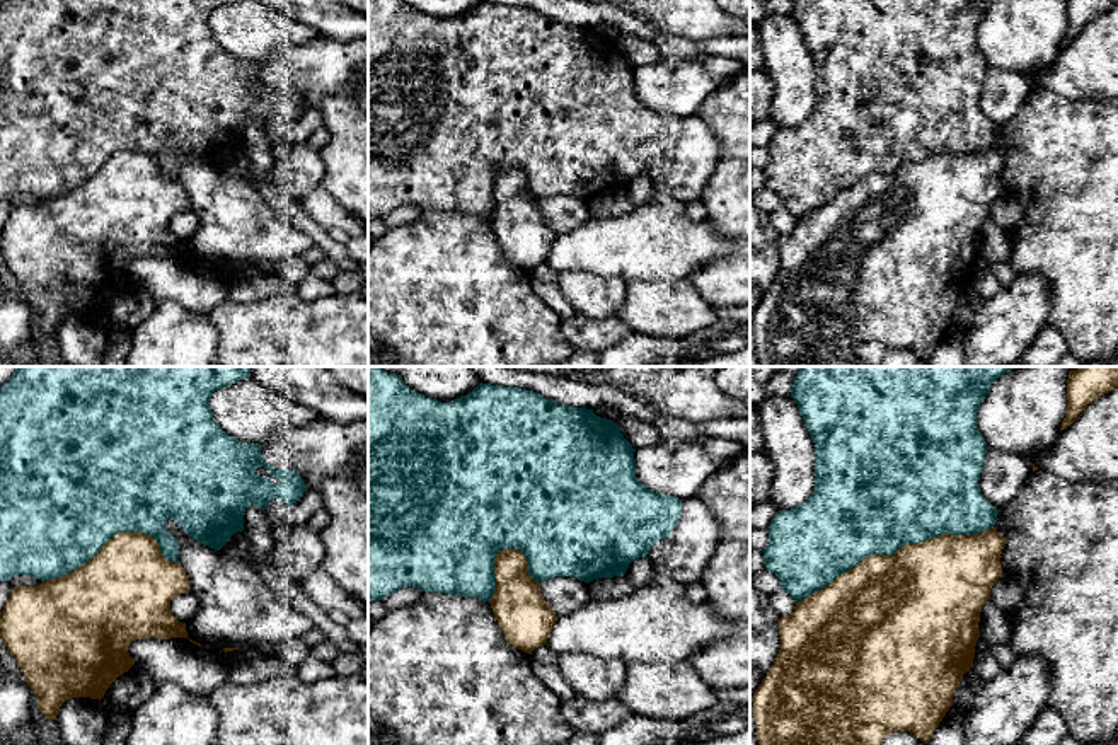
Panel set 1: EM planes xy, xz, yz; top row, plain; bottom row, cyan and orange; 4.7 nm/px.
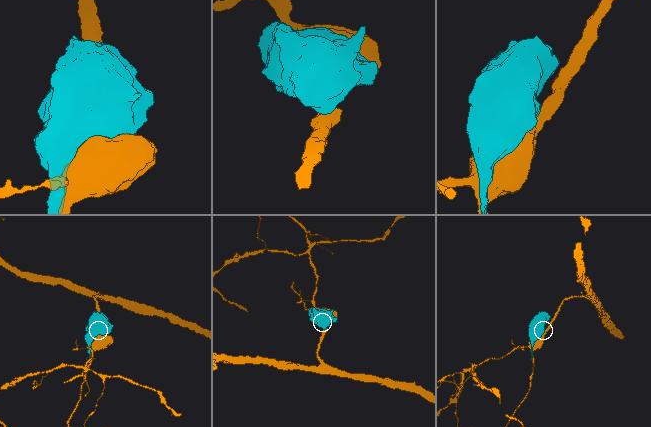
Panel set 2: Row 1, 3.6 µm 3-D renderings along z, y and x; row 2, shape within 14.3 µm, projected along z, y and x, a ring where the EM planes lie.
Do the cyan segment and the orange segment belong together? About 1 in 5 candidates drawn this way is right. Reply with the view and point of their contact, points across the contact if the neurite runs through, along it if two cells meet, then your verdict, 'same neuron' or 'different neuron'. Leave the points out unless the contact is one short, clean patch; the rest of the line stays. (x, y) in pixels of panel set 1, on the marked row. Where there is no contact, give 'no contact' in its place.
contact yz (893, 553); different neuron

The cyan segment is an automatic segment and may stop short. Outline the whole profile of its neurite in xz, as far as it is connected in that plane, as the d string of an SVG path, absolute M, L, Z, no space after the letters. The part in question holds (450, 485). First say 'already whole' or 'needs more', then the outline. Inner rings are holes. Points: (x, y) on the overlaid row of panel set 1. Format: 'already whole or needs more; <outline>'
already whole; M368 367L368 598L383 600L404 586L421 592L475 597L491 602L496 586L494 561L503 549L522 551L528 575L540 581L554 576L571 576L585 583L624 575L637 557L646 557L653 546L668 537L682 515L682 500L648 489L636 477L636 448L619 430L619 424L600 418L593 409L571 407L550 401L533 390L479 384L472 392L452 402L440 402L412 390L397 373Z

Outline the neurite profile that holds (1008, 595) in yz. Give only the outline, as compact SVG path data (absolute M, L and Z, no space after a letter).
M999 578L990 588L990 598L1007 615L1023 605L1024 595L1017 583L1009 578Z

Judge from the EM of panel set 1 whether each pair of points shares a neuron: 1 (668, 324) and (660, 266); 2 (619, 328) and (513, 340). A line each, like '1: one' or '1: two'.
1: two
2: two

